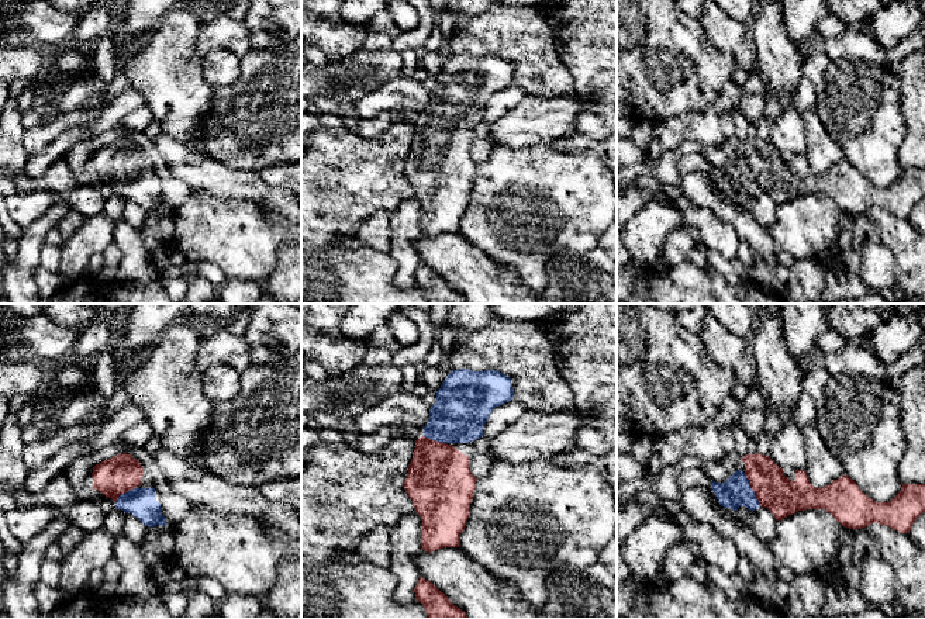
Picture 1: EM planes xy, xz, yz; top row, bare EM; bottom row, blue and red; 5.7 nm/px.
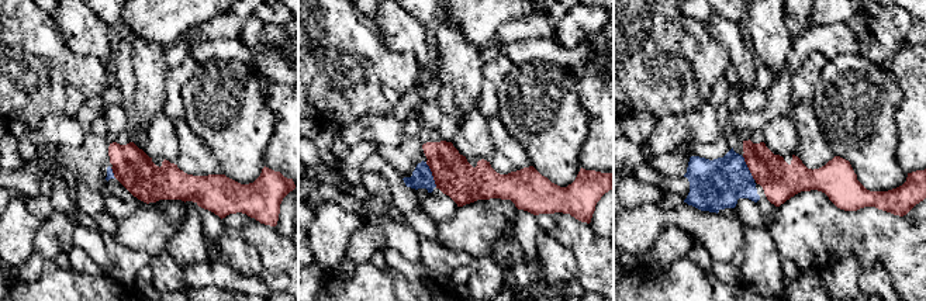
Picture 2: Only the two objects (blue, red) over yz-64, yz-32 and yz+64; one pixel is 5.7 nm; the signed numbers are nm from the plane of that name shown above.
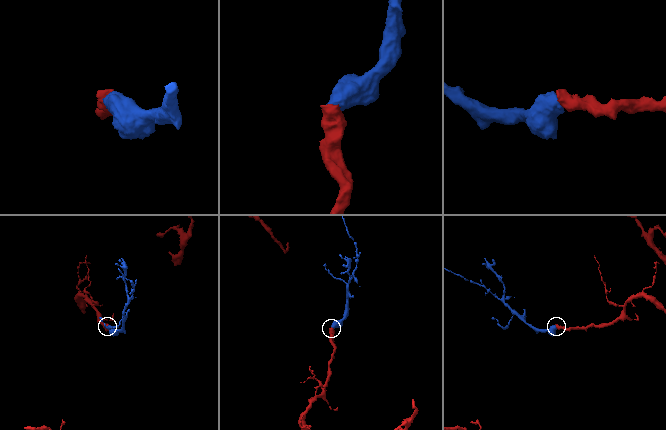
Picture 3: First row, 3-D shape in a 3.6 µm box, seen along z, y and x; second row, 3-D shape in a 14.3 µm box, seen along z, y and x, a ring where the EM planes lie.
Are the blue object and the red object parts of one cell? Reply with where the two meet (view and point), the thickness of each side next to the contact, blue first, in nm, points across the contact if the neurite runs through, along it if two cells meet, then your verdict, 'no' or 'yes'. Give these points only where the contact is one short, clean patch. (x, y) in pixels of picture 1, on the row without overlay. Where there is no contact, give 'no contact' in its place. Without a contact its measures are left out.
yz (752, 175) | 170/220 nm | across yz (735, 176), (752, 175), (773, 175), (779, 179) | yes

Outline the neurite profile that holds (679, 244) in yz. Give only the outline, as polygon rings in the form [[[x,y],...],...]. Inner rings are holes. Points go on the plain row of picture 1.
[[[687,225],[674,228],[666,238],[660,262],[676,266],[686,260],[696,245],[701,245],[700,232]]]

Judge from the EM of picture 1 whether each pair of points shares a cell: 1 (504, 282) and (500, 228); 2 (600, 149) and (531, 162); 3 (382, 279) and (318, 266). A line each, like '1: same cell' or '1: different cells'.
1: different cells
2: different cells
3: same cell

